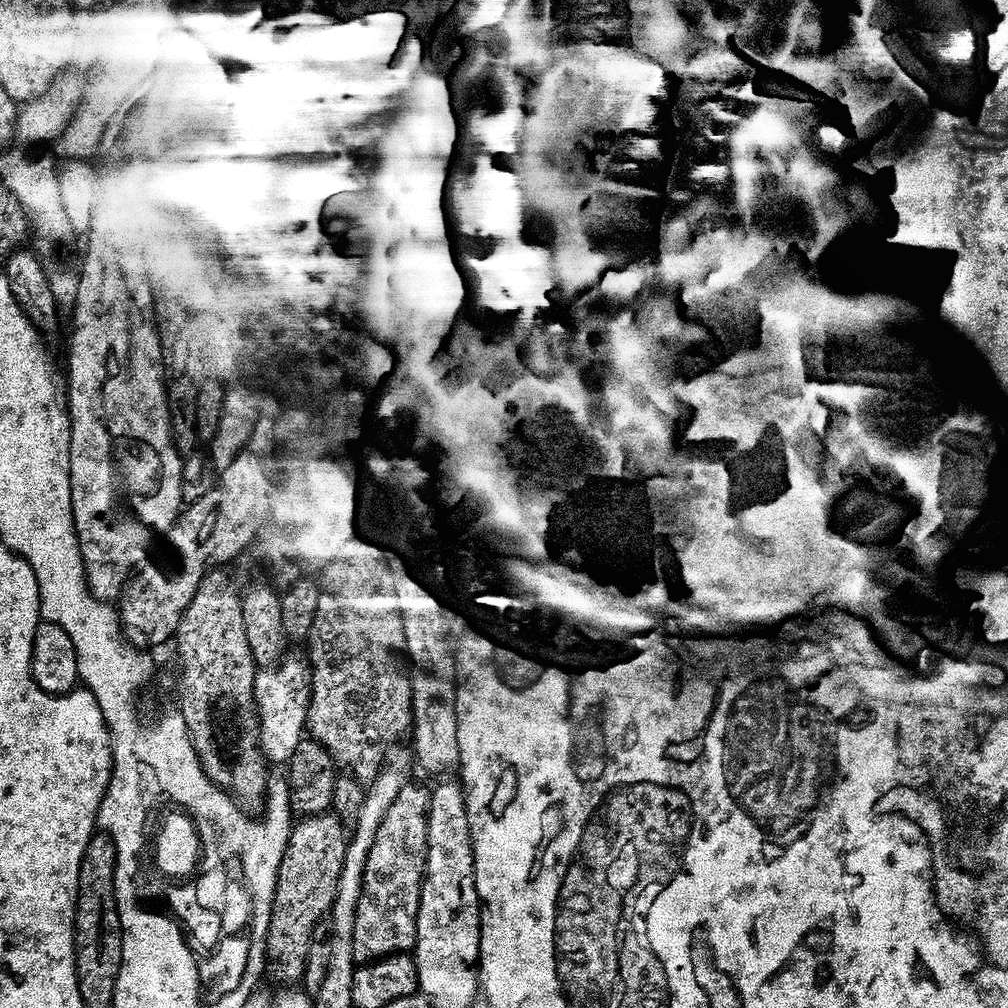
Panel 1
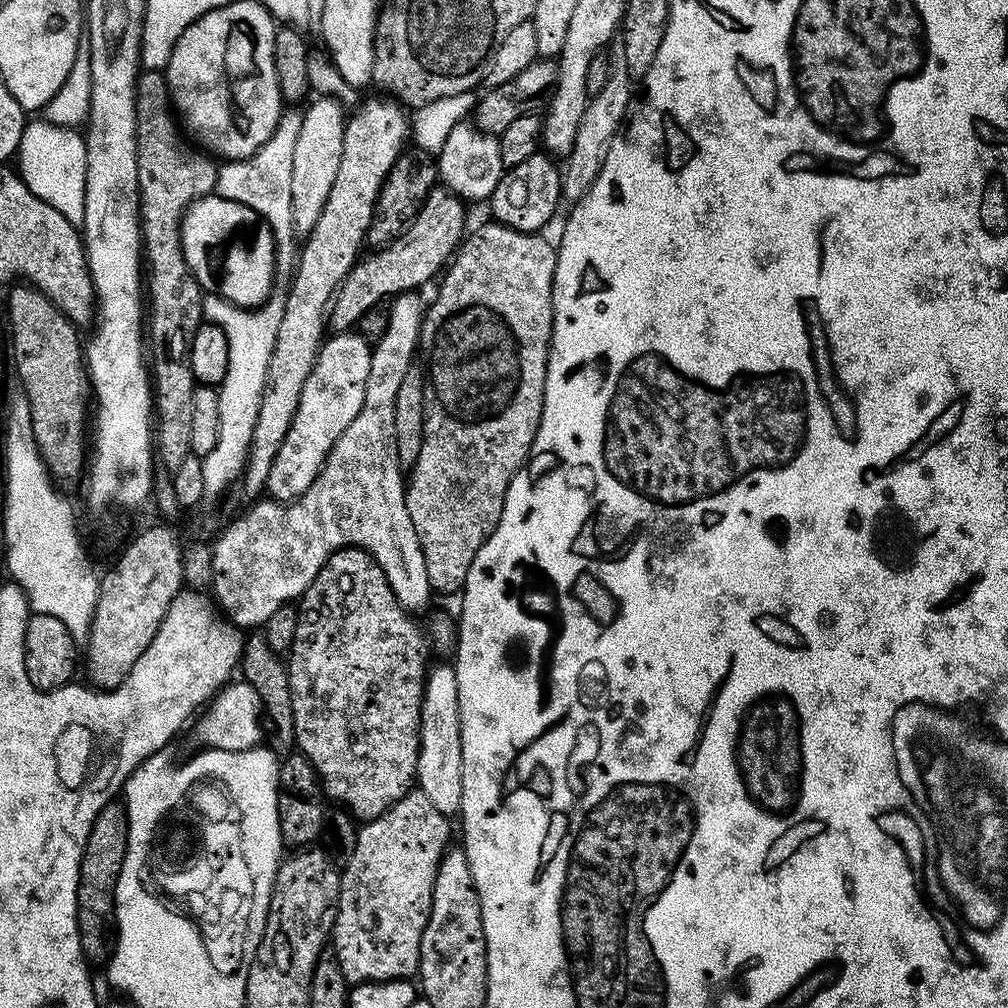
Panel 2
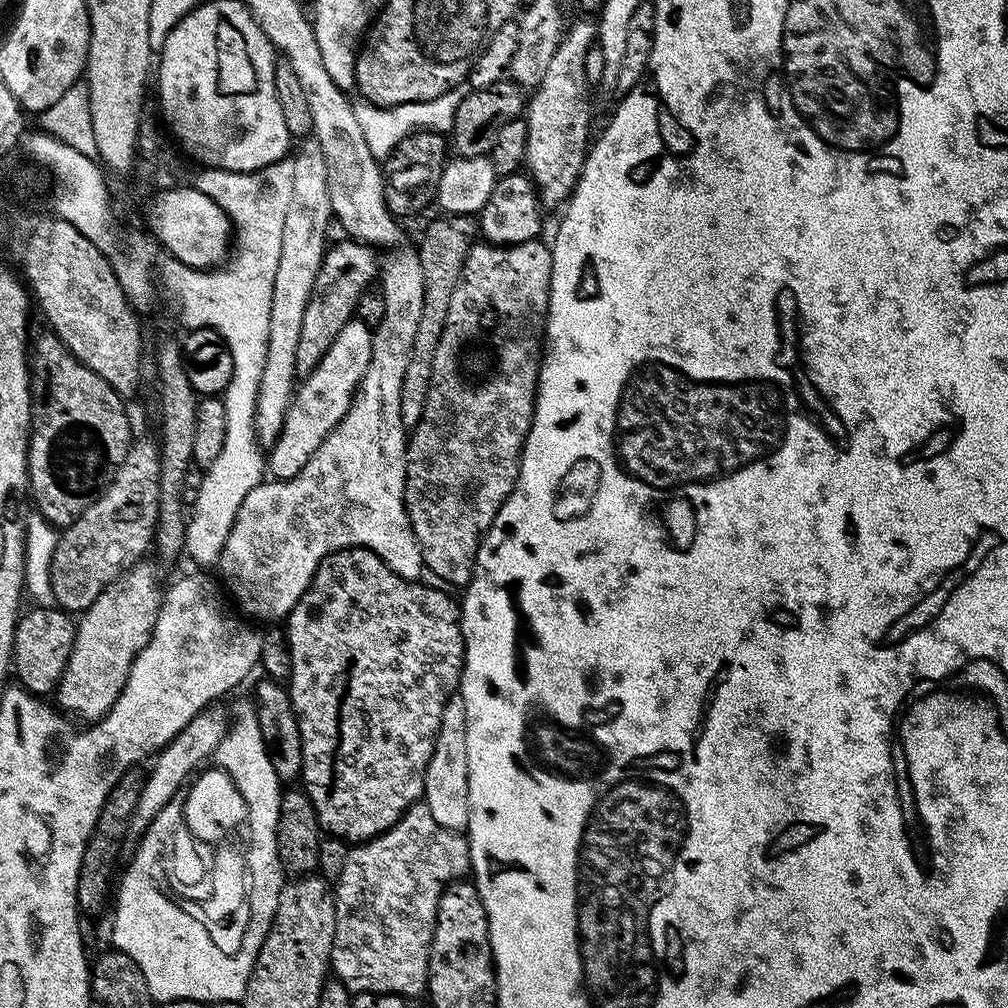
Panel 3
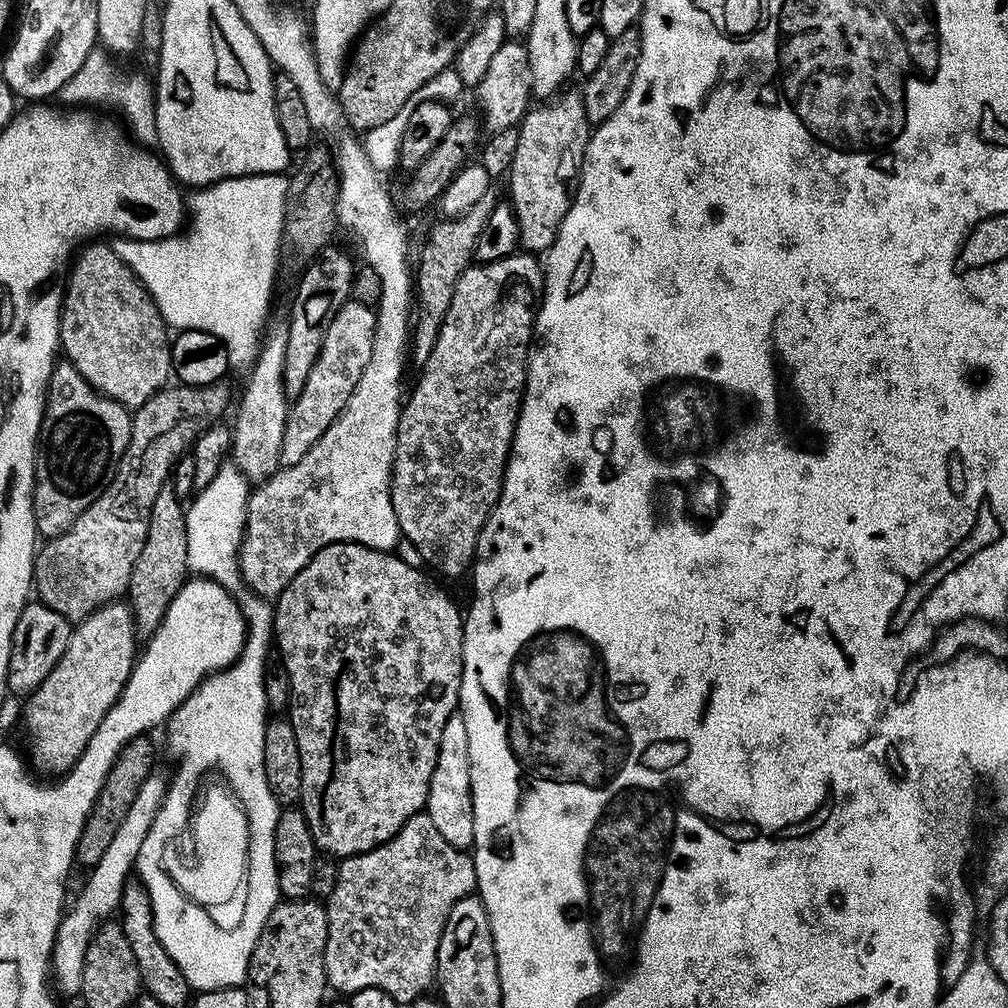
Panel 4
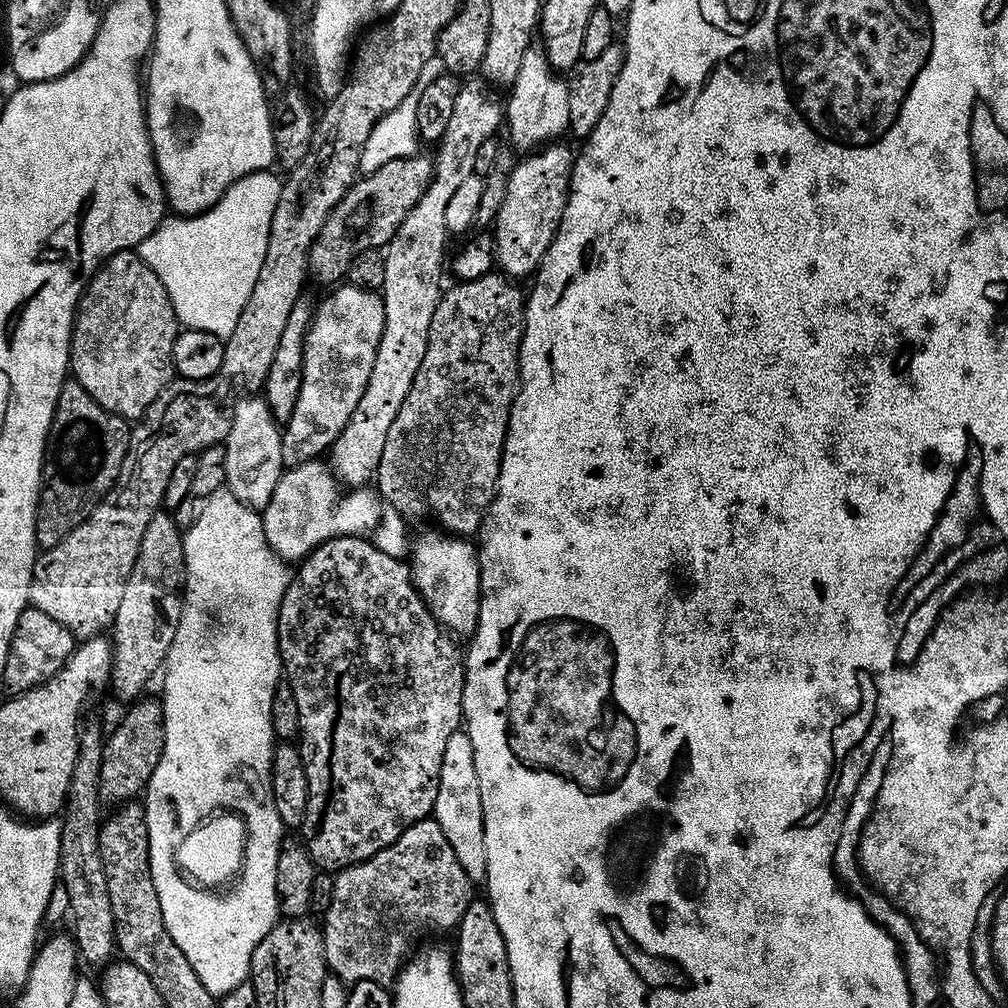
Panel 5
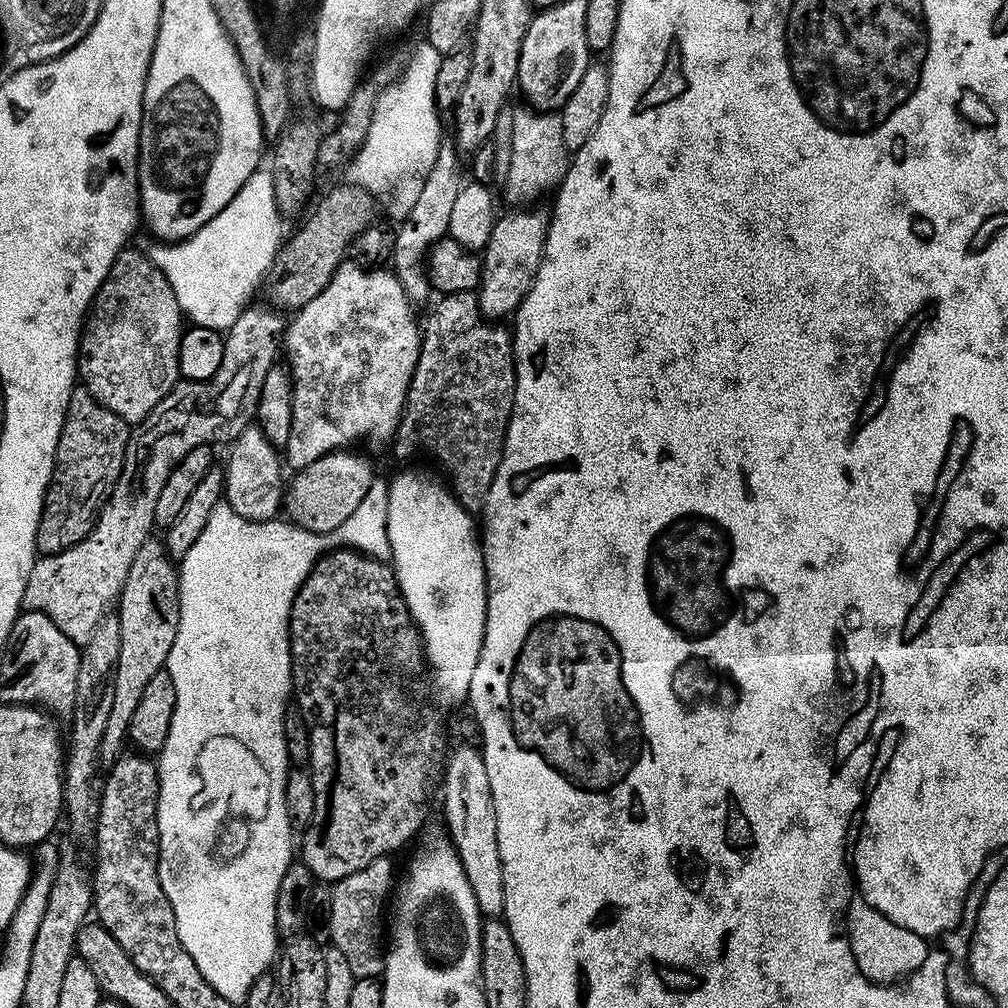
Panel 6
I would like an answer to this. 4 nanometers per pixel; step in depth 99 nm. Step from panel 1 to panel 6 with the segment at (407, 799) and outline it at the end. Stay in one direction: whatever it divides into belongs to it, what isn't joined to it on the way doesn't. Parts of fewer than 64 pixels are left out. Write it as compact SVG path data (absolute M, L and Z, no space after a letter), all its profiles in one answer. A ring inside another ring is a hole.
M379 856L354 874L331 885L332 897L326 910L326 932L332 935L331 947L342 950L350 970L361 976L379 977L386 955L386 905L394 888L392 864L388 856ZM388 900L388 901L387 901ZM384 903L385 908L384 908ZM385 912L385 916L384 916Z

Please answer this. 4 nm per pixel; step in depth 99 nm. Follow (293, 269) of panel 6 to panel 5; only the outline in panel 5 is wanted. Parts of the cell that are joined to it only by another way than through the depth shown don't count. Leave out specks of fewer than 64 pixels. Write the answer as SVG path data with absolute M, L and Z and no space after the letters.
M431 155L403 156L378 166L378 170L361 175L340 199L338 206L334 206L318 238L312 243L308 252L311 279L327 286L335 285L347 277L348 268L359 252L380 250L387 246L398 226L402 226L402 218L414 210L418 198L422 198L426 186L432 181L433 163Z

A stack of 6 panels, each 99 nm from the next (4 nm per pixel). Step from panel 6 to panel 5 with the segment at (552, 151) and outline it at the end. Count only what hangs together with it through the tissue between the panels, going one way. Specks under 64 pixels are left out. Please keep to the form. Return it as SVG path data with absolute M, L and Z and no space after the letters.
M532 43L526 50L525 56L522 58L522 67L518 69L518 74L514 78L514 82L510 85L512 92L508 96L508 104L506 100L506 132L508 128L508 136L511 147L517 153L527 154L535 152L537 148L542 148L546 144L559 141L560 135L568 132L568 123L570 122L570 94L568 93L568 80L563 75L557 74L545 56L543 47L539 43Z

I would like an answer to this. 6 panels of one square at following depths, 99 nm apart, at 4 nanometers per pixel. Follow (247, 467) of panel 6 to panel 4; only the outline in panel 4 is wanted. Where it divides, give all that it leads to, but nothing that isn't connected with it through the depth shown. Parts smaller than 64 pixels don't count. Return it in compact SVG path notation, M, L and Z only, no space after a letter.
M283 323L276 324L263 333L260 341L260 351L256 353L256 361L253 362L247 373L248 381L244 384L244 394L240 398L240 409L236 412L236 424L231 425L232 430L232 454L231 463L241 472L249 482L263 482L270 479L282 467L280 455L282 454L282 434L286 426L290 401L284 393L282 382L282 370L286 370L286 340L288 338L287 327Z

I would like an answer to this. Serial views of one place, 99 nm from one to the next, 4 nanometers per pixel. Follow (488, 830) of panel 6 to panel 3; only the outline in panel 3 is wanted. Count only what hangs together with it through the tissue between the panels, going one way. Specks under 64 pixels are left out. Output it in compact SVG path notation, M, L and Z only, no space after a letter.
M458 694L452 696L447 702L446 706L442 710L442 718L440 719L440 729L436 735L436 741L434 742L434 754L430 758L428 763L428 769L426 770L426 778L424 779L424 794L422 797L423 803L428 805L430 814L434 814L434 822L438 822L442 827L449 828L451 832L464 832L468 827L468 759L466 758L466 706L464 705L464 699Z

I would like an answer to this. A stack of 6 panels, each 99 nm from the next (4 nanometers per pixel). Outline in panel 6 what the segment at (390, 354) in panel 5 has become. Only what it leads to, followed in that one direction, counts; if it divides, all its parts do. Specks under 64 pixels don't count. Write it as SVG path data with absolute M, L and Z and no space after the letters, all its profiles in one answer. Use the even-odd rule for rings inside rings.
M441 143L438 150L438 158L434 158L434 166L422 186L422 192L418 194L418 200L408 211L408 215L399 221L399 226L395 229L395 240L390 259L391 271L402 282L406 290L408 299L413 302L424 300L430 293L428 282L428 269L426 261L428 251L437 240L448 235L450 226L450 209L454 206L454 198L458 198L458 190L462 187L460 180L460 159L461 153L455 143ZM356 450L326 454L318 458L318 462L310 462L310 466L299 469L293 476L296 477L287 481L284 490L283 515L295 527L321 534L338 530L338 526L342 526L342 522L354 514L358 502L366 498L366 490L370 490L374 479L371 462L359 456Z

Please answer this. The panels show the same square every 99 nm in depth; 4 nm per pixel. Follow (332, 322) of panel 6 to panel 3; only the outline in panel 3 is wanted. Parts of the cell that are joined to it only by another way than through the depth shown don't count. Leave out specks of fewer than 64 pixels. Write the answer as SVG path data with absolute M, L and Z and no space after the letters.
M357 318L342 326L338 338L334 338L334 346L326 350L322 362L310 375L303 377L297 387L290 406L286 410L286 422L282 422L282 434L266 452L266 472L271 479L289 480L314 458L314 450L326 442L326 438L342 422L346 410L350 410L352 398L356 395L362 378L366 374L366 366L370 366L372 353L373 329L368 328Z

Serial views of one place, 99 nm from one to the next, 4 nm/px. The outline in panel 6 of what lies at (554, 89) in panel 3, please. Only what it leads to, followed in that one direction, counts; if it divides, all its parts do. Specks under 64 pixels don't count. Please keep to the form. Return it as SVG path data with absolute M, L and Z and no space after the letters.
M528 206L519 210L508 210L493 223L488 245L482 250L478 299L480 310L488 318L504 318L516 309L532 289L532 279L538 274L544 257L544 243L548 237L549 213L531 212Z

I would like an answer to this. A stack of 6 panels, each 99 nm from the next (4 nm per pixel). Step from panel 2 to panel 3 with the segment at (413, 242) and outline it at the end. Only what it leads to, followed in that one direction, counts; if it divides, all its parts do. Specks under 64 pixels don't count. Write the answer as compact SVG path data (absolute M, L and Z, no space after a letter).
M343 239L325 251L322 266L310 290L310 302L306 302L306 310L302 313L302 331L298 337L296 359L296 374L300 378L310 375L318 366L318 362L322 362L326 350L334 346L334 338L338 338L342 326L346 326L346 322L356 316L359 296L373 287L378 276L377 249L361 244L358 240Z

